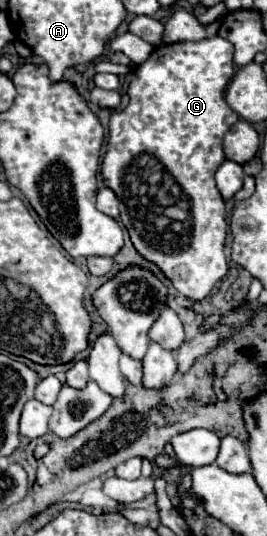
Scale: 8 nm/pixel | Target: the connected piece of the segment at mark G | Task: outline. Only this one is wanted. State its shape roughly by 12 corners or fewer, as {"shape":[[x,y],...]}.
{"shape":[[158,45],[110,117],[104,185],[192,301],[228,273],[214,173],[234,45]]}

